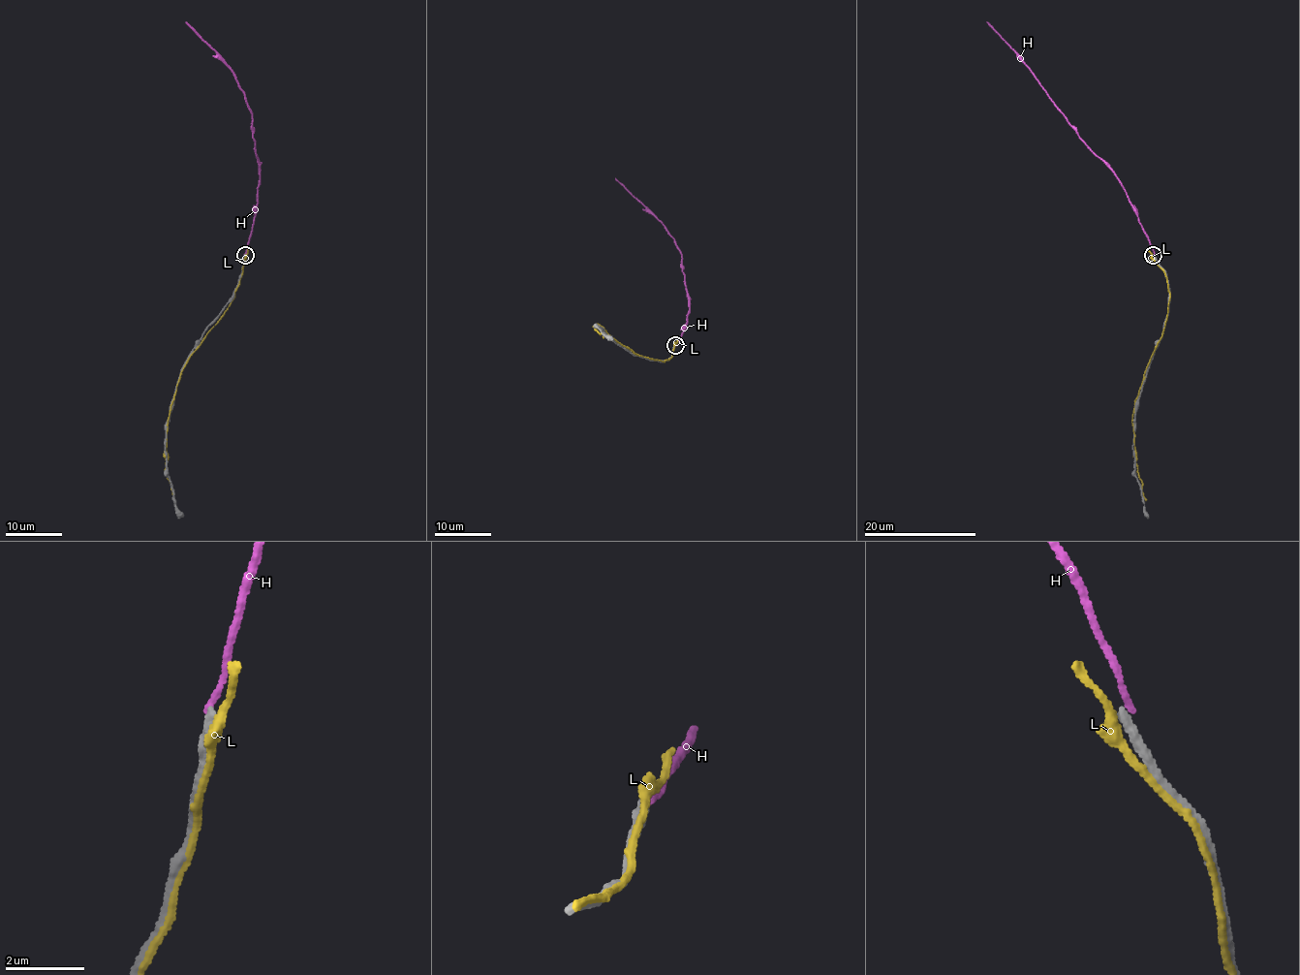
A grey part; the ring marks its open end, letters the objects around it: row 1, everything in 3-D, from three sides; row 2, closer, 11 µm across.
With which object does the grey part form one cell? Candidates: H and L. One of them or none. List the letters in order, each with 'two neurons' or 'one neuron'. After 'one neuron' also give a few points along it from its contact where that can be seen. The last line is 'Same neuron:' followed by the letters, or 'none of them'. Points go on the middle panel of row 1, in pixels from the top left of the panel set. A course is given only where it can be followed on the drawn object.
H: two neurons
L: two neurons
Same neuron: none of them

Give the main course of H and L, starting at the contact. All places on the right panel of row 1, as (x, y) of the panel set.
H: (1154, 254), (1136, 208), (1122, 182), (1078, 135), (1032, 70), (986, 22)
L: (1160, 267), (1167, 280), (1167, 317), (1134, 405), (1132, 420), (1136, 473), (1145, 501)

